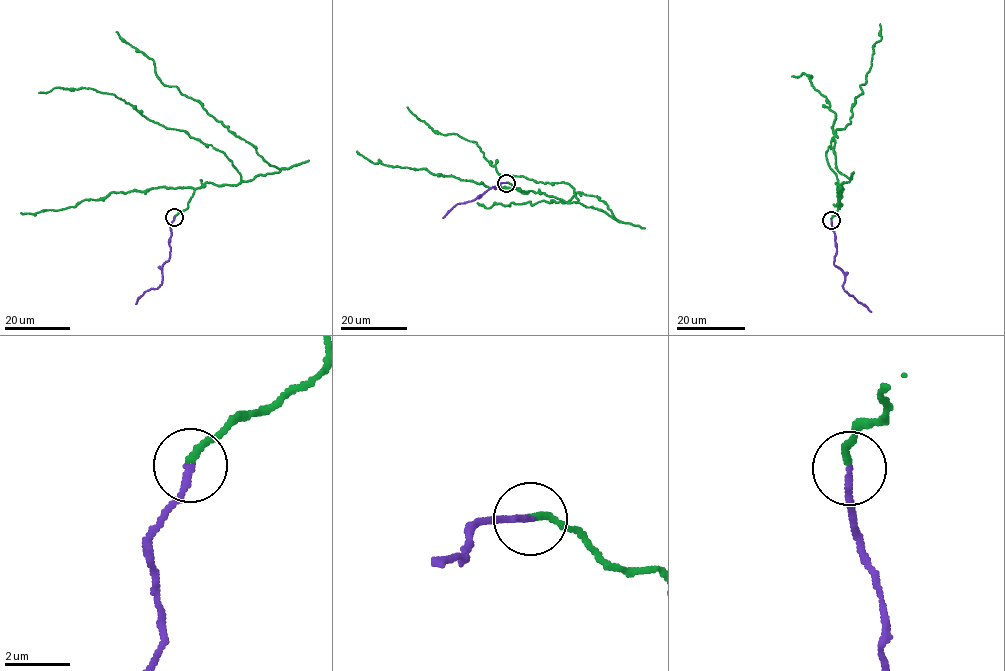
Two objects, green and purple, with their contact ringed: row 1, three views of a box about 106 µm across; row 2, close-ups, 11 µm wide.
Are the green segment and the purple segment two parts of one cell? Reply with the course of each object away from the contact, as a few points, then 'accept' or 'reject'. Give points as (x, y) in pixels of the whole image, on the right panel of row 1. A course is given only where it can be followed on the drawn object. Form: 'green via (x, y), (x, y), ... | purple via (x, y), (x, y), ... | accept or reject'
green via (832, 220), (838, 187), (841, 191), (849, 179), (836, 168), (834, 137), (850, 123), (882, 37), (880, 24) | purple via (832, 220), (837, 247), (833, 264), (844, 274), (843, 288), (871, 311) | accept

